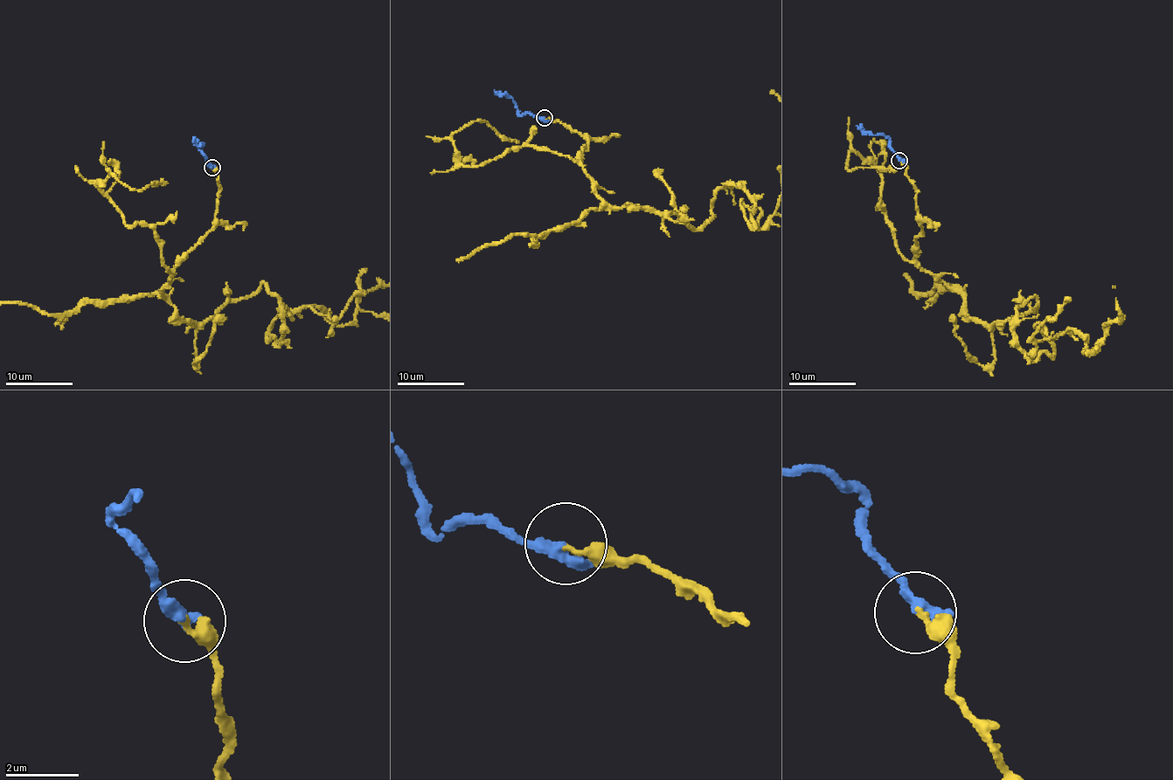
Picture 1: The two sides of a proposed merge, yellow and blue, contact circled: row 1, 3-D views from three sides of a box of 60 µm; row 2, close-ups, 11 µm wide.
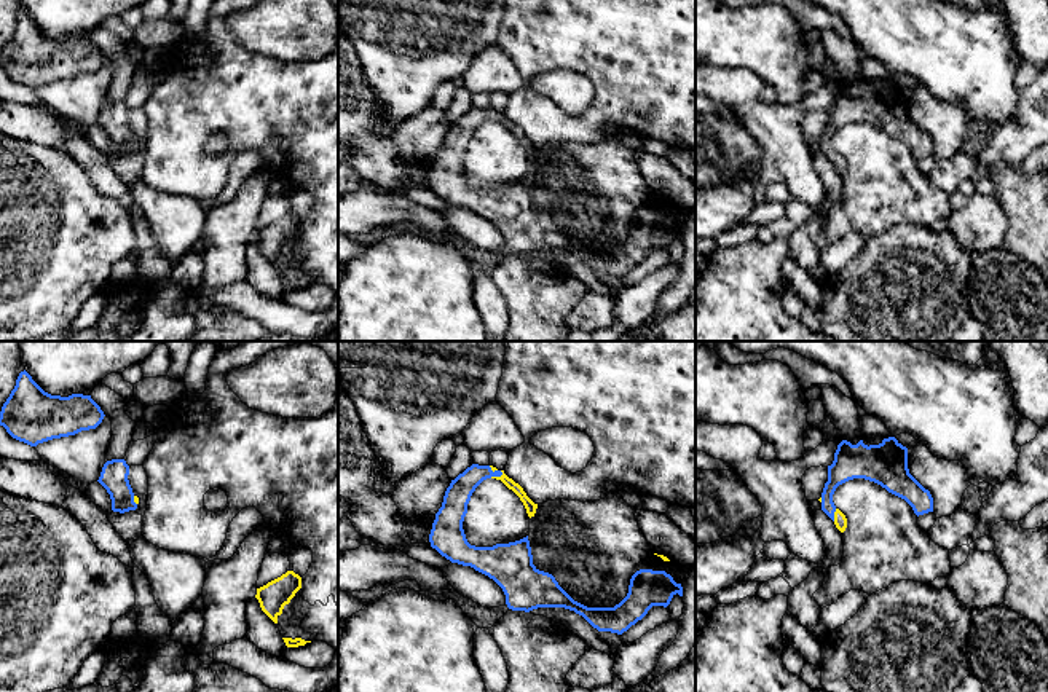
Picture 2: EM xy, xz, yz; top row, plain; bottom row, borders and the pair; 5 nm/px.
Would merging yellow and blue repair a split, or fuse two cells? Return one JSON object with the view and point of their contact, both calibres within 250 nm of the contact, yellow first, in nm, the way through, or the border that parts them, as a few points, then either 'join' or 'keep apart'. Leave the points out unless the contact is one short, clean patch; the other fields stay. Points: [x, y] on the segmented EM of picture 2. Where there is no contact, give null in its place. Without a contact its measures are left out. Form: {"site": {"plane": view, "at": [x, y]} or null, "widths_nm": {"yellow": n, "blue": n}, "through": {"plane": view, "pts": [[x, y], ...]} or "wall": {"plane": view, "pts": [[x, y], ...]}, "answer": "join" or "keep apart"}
{"site": {"plane": "xz", "at": [496, 477]}, "widths_nm": {"yellow": 60, "blue": 130}, "through": {"plane": "xz", "pts": [[530, 506], [512, 485], [496, 477], [479, 474], [458, 495]]}, "answer": "join"}

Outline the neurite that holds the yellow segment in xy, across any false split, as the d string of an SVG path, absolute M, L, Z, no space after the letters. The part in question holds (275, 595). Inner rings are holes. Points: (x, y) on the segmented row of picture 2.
M287 571L281 577L257 588L255 598L258 600L262 611L278 623L278 617L282 614L284 606L290 603L300 588L301 577L294 571Z

